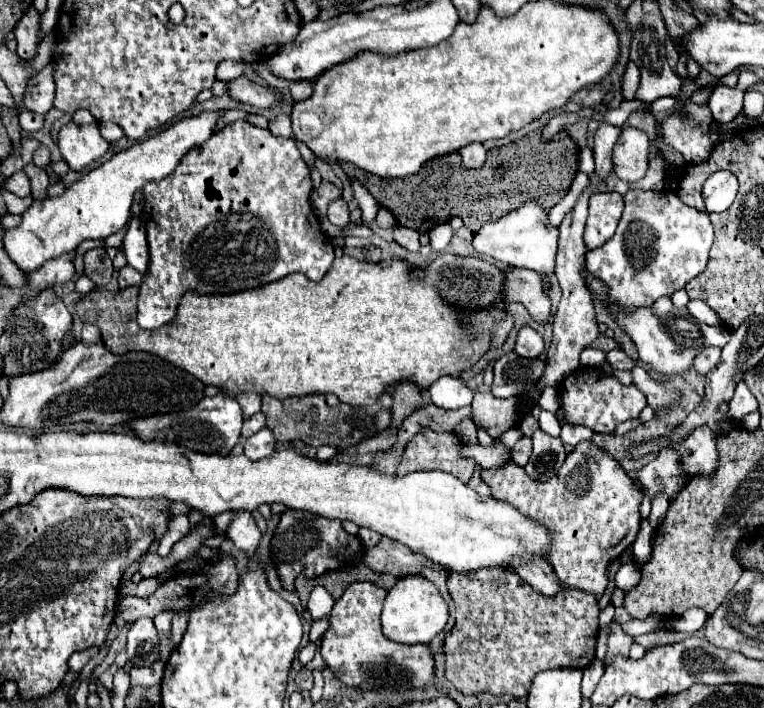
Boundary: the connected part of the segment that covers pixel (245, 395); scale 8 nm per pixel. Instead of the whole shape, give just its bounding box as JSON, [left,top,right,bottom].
[235,392,261,420]

